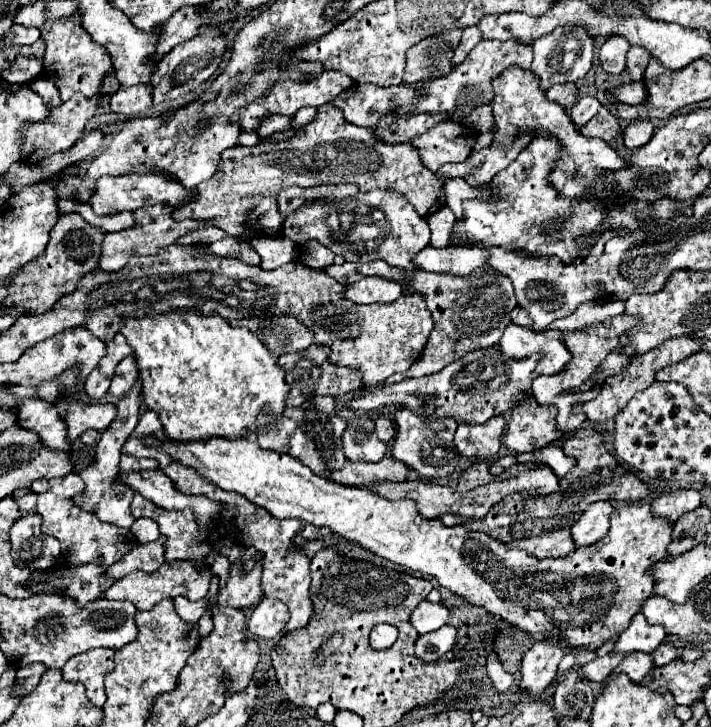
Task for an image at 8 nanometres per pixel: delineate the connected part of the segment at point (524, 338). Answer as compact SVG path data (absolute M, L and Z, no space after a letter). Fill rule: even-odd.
M510 323L500 339L500 351L514 359L524 359L532 353L540 353L542 359L536 367L538 375L556 375L570 361L568 349L560 341L560 331L536 333L526 327Z

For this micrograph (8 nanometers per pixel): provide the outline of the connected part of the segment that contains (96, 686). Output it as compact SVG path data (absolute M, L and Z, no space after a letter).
M90 649L72 657L72 661L64 665L64 679L82 683L88 699L96 707L102 707L106 703L104 677L112 671L112 661L114 649Z

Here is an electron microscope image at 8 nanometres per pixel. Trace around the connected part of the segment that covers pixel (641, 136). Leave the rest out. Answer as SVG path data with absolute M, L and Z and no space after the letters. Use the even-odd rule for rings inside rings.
M638 119L638 121L632 121L628 123L626 131L624 131L624 145L628 149L638 149L642 145L646 145L654 135L654 127L650 121L646 119Z

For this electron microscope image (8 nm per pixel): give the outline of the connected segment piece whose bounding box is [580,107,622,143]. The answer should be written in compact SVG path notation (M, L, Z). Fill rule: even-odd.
M600 107L600 111L586 125L580 127L580 133L586 137L600 137L610 143L618 139L618 135L622 133L622 127L620 127L620 121L606 107Z

